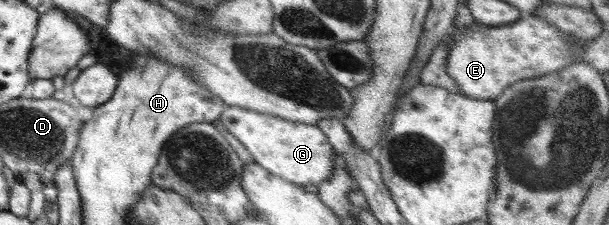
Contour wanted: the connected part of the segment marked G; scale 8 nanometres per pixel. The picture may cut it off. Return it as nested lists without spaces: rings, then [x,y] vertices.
[[[238,106],[228,107],[222,113],[222,123],[252,155],[257,165],[293,185],[317,186],[331,177],[334,151],[316,124],[293,122]]]

